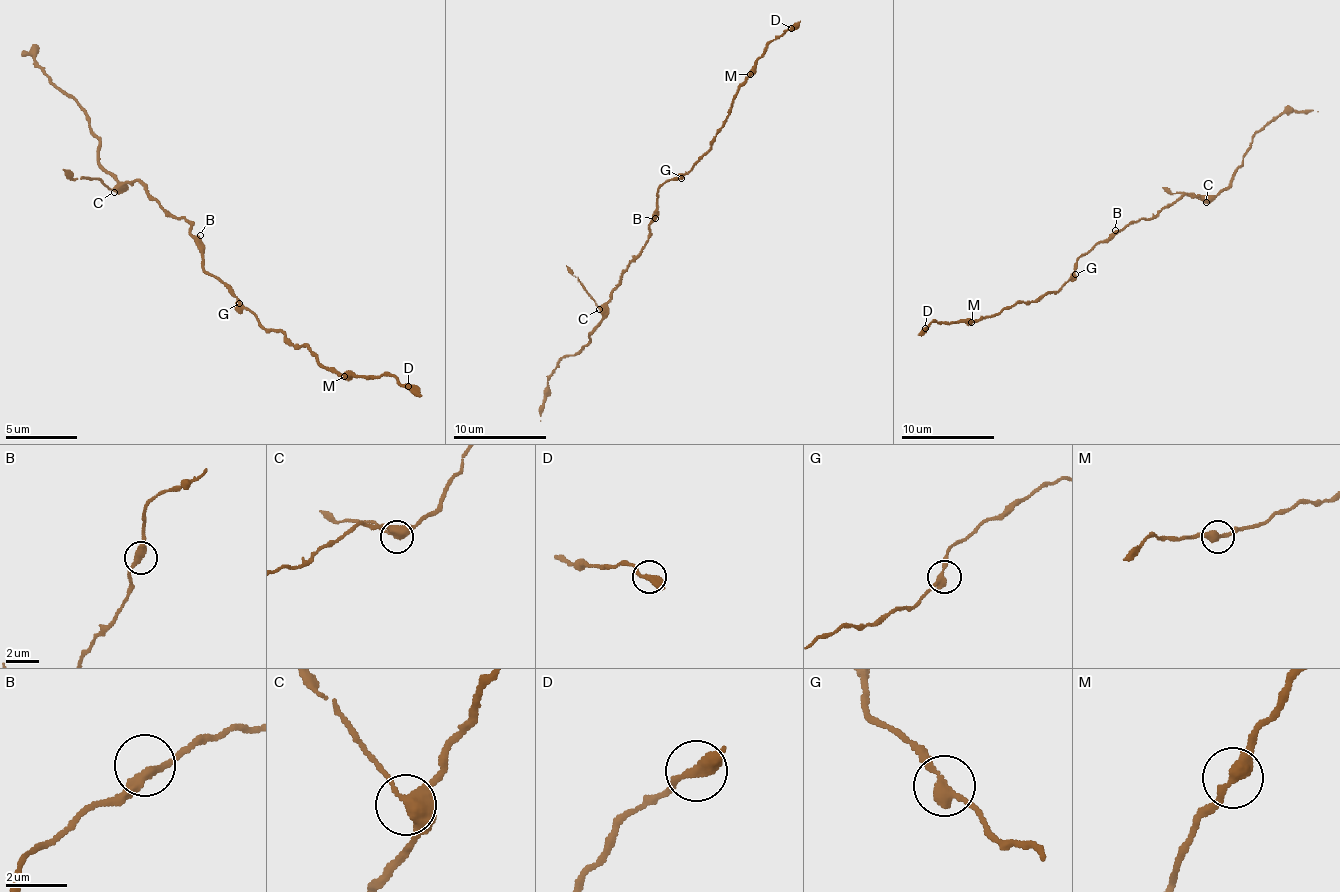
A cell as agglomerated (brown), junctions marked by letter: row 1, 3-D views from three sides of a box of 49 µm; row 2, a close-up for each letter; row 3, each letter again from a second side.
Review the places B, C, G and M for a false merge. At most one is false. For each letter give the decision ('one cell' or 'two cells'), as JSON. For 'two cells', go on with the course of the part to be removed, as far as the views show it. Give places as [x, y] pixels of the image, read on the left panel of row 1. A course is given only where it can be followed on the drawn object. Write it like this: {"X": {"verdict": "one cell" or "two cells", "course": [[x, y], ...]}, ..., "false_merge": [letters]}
{"B": {"verdict": "one cell"}, "C": {"verdict": "one cell"}, "G": {"verdict": "one cell"}, "M": {"verdict": "one cell"}, "false_merge": []}

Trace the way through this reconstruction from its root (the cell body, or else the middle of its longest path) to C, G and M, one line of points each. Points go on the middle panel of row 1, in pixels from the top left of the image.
C: (653, 218), (641, 253), (599, 309)
G: (653, 218), (658, 190), (670, 180), (681, 178)
M: (653, 218), (658, 190), (670, 180), (681, 178), (709, 147), (728, 115), (737, 87), (749, 75)

